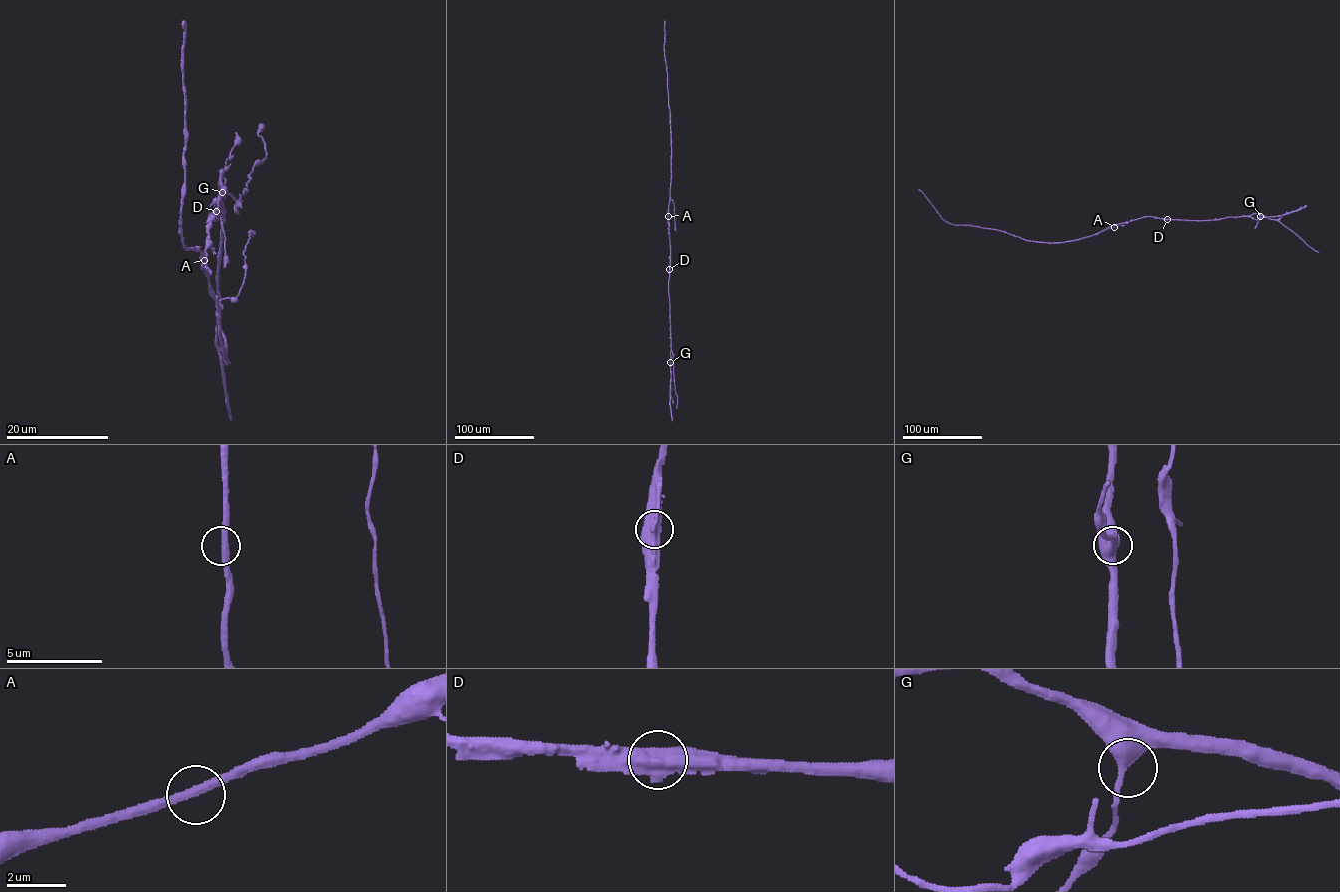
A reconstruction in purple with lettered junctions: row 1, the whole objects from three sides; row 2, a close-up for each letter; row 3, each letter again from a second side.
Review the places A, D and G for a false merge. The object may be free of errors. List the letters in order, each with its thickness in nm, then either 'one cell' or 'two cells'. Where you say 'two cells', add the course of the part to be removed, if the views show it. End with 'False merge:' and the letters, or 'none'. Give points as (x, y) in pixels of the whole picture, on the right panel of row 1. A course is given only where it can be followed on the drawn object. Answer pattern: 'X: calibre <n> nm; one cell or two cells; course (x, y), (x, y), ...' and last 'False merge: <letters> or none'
A: calibre 320 nm; one cell
D: calibre 700 nm; two cells; course (1167, 219), (1206, 220), (1257, 213), (1278, 219), (1319, 252)
G: calibre 400 nm; one cell
False merge: D

